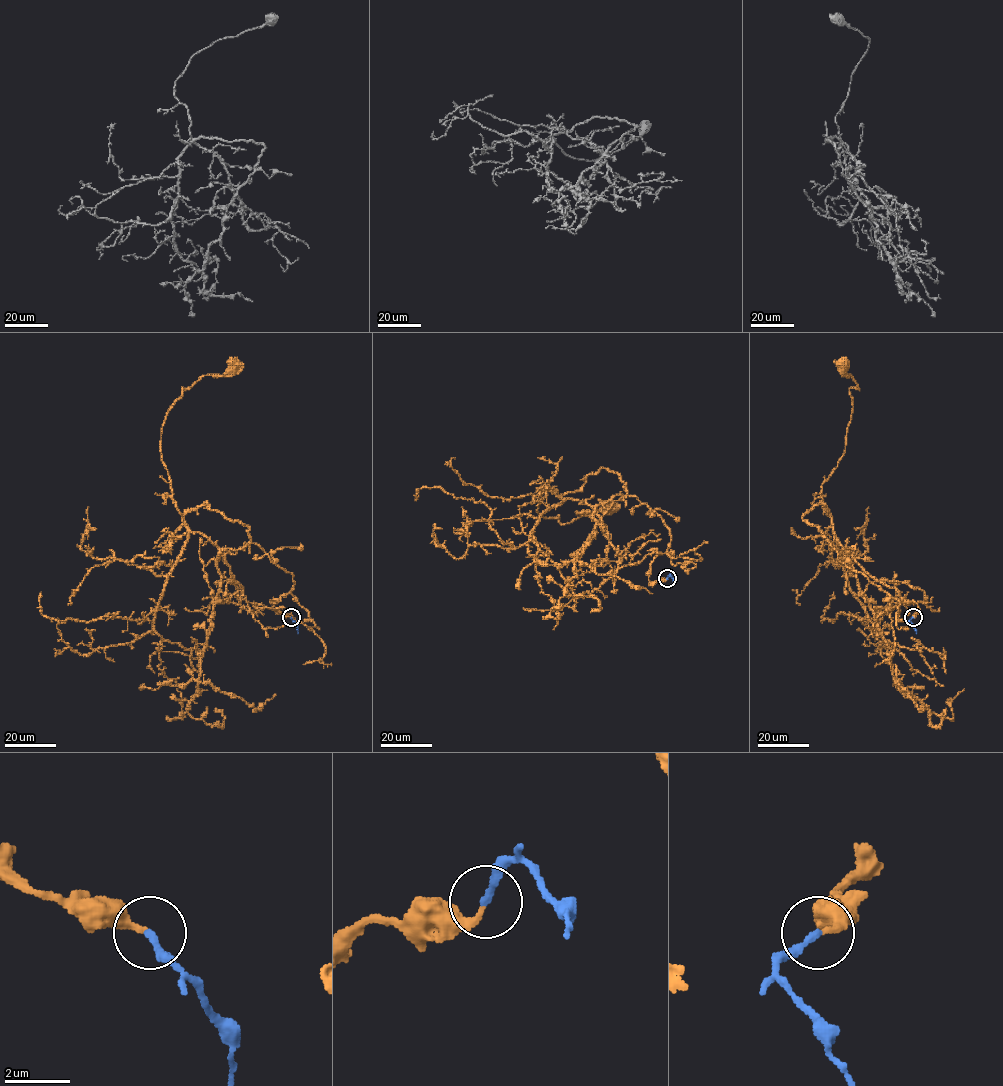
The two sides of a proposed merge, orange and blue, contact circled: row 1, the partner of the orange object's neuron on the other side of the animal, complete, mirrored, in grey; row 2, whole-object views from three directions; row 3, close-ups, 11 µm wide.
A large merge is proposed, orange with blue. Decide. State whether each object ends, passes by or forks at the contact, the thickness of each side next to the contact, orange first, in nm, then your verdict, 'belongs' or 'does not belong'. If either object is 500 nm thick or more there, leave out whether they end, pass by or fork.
orange ends; blue ends; calibres 200 and 240 nm; belongs

